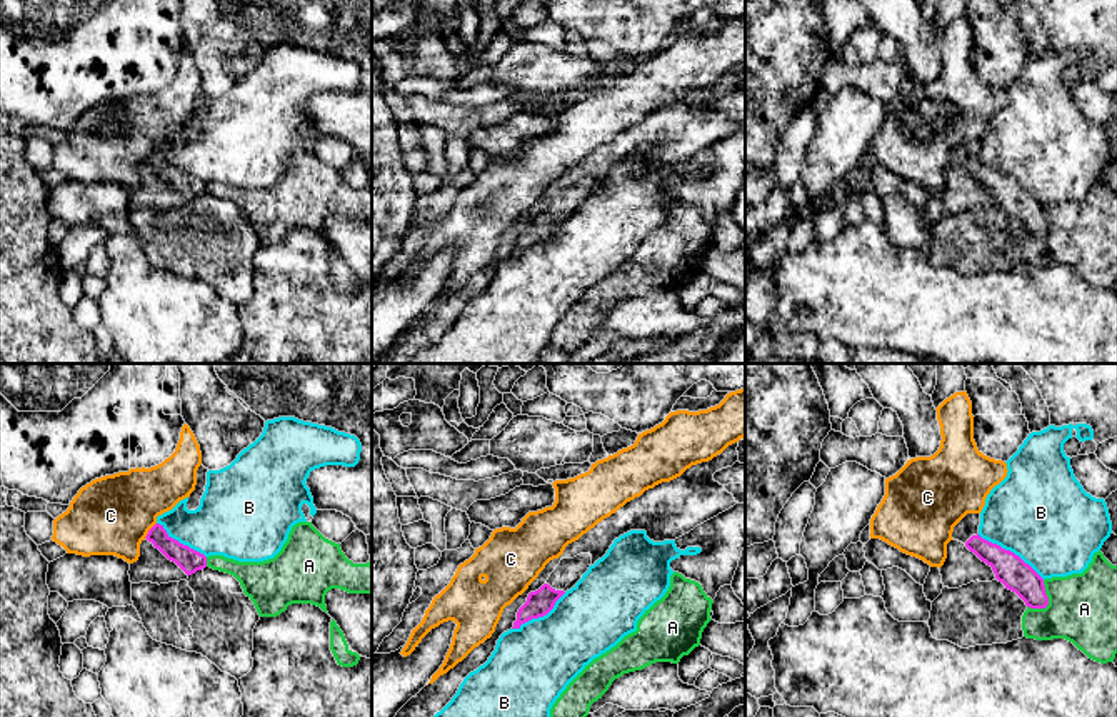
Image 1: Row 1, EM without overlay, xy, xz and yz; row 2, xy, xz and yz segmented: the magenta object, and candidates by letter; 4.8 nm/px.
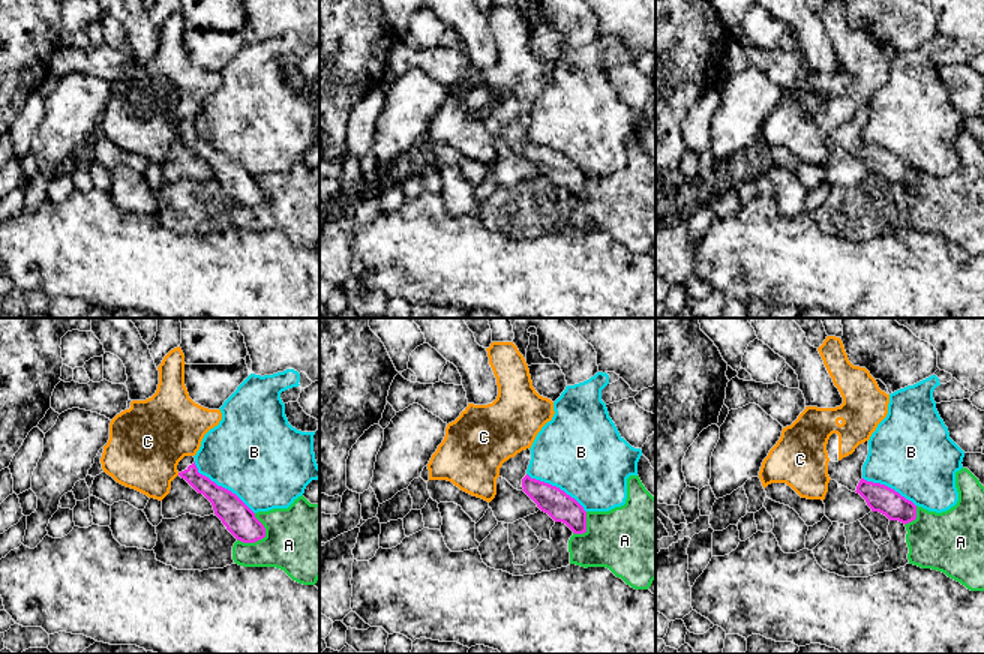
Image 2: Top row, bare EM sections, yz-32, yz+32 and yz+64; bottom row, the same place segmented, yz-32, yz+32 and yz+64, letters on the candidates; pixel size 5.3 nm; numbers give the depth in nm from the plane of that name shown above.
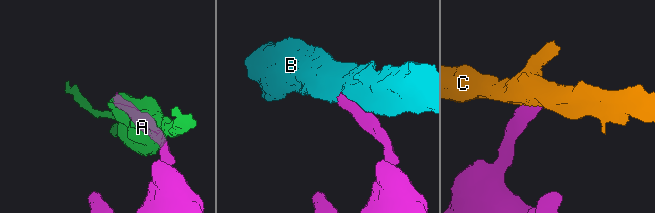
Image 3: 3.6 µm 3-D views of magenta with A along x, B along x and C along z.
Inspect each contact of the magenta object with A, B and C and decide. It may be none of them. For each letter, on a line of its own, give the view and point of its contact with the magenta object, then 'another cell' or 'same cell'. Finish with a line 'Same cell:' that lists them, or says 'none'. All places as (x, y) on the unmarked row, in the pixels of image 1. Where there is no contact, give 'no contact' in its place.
A: contact yz (1047, 229); another cell
B: contact yz (1009, 177); another cell
C: contact xy (149, 157); another cell
Same cell: none

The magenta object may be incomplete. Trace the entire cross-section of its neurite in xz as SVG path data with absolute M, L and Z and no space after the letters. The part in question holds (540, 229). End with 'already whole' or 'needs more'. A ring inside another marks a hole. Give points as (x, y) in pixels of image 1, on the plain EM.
M580 180L574 185L562 185L548 207L535 218L530 218L527 228L518 235L517 247L512 255L547 242L555 228L582 205L592 190L590 180Z; needs more

